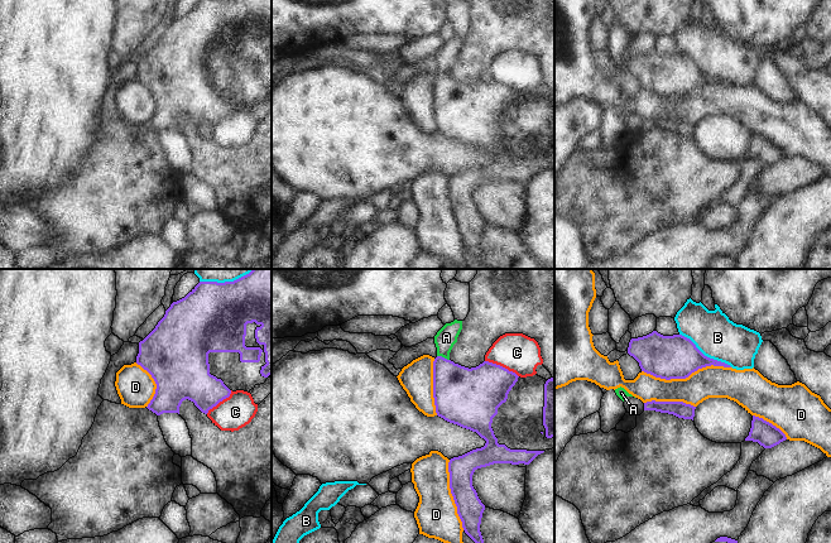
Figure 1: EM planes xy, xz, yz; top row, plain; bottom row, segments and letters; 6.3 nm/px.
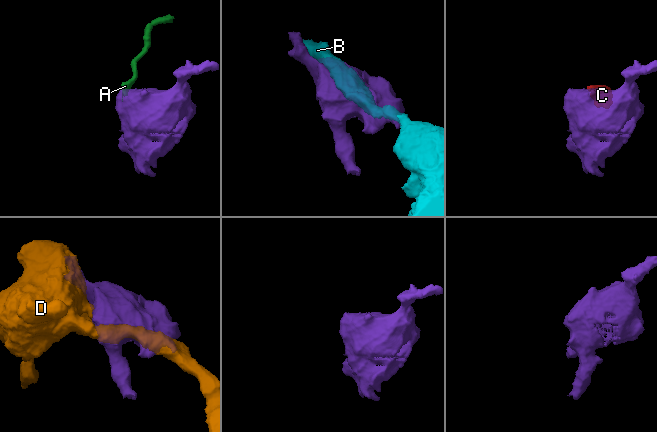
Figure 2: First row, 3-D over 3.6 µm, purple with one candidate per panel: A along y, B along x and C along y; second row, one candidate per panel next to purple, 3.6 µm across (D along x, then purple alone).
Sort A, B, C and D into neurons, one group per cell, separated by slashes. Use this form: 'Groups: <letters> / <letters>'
Groups: A / B / C D

